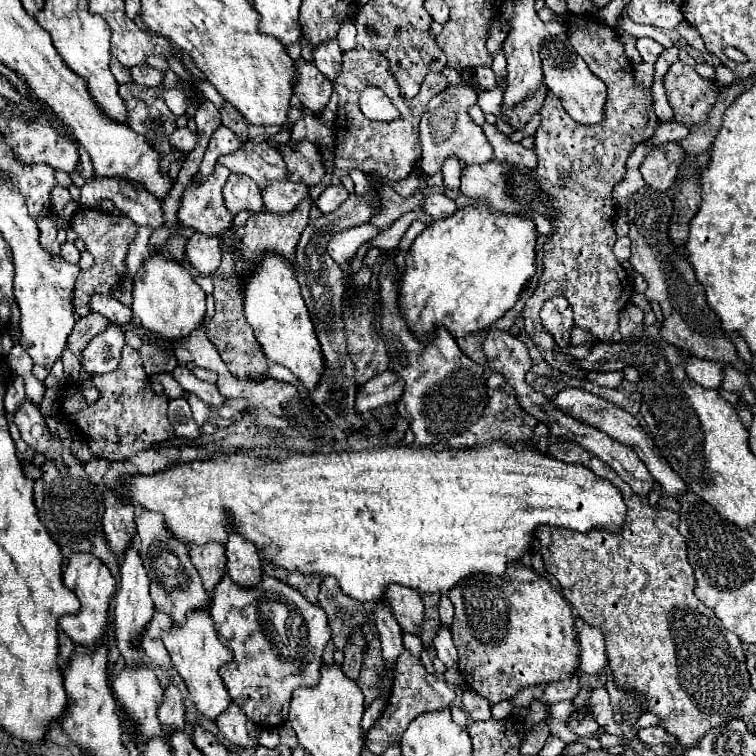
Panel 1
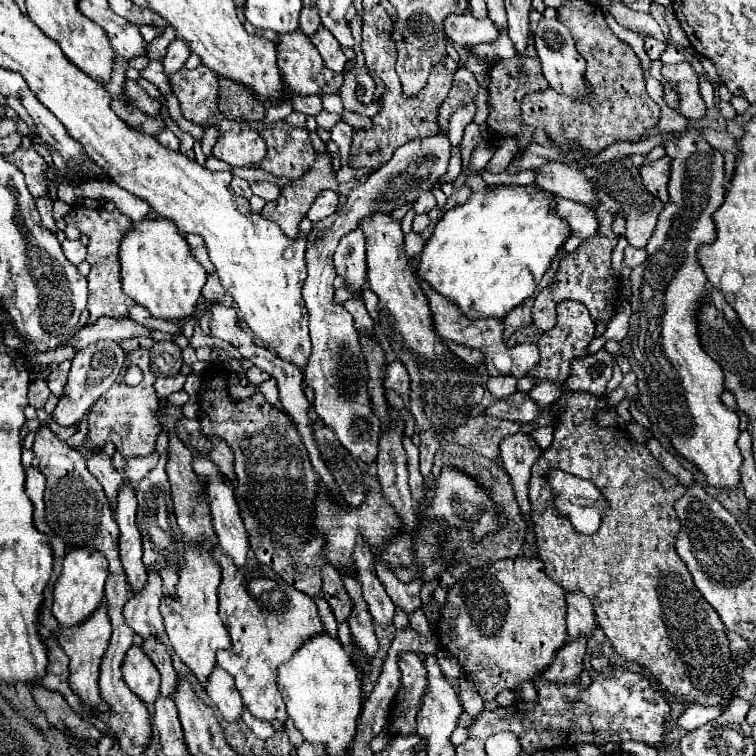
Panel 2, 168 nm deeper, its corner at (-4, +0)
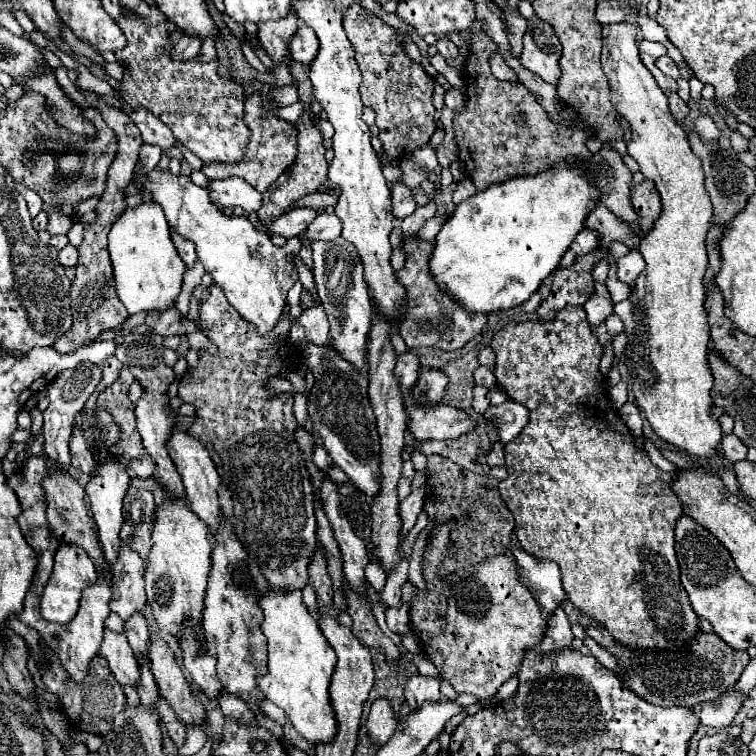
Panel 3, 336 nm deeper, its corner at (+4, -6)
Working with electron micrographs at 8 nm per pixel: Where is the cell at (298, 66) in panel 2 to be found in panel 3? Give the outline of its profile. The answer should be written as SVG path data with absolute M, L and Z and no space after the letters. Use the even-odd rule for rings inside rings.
M288 11L288 17L280 21L264 21L258 25L258 39L274 63L280 61L290 63L288 39L296 33L296 29L298 29L298 17L292 11Z

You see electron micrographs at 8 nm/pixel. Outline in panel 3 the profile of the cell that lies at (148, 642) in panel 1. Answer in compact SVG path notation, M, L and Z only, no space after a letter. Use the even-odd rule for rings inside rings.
M126 543L120 545L120 553L114 569L114 597L110 601L110 609L120 615L124 621L136 613L144 611L146 607L146 593L144 593L144 561L136 551L132 551Z

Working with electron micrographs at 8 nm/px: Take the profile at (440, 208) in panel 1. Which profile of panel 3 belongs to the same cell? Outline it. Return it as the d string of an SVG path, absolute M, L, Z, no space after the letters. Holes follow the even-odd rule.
M392 183L392 215L404 219L416 211L416 203L412 199L412 191L404 183Z

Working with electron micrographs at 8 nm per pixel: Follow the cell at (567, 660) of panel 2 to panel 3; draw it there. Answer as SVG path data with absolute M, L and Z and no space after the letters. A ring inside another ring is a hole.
M560 607L560 609L556 609L556 613L546 617L546 635L540 641L540 649L542 649L542 653L558 651L562 647L572 645L572 639L574 639L574 635L570 629L570 621L568 621L564 609Z

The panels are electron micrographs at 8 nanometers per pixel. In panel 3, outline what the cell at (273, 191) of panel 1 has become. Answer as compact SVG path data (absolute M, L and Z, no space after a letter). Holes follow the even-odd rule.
M228 177L220 181L210 181L208 183L208 193L212 195L212 201L220 205L222 209L230 207L240 207L242 211L258 211L262 203L262 195L244 183L240 177Z

